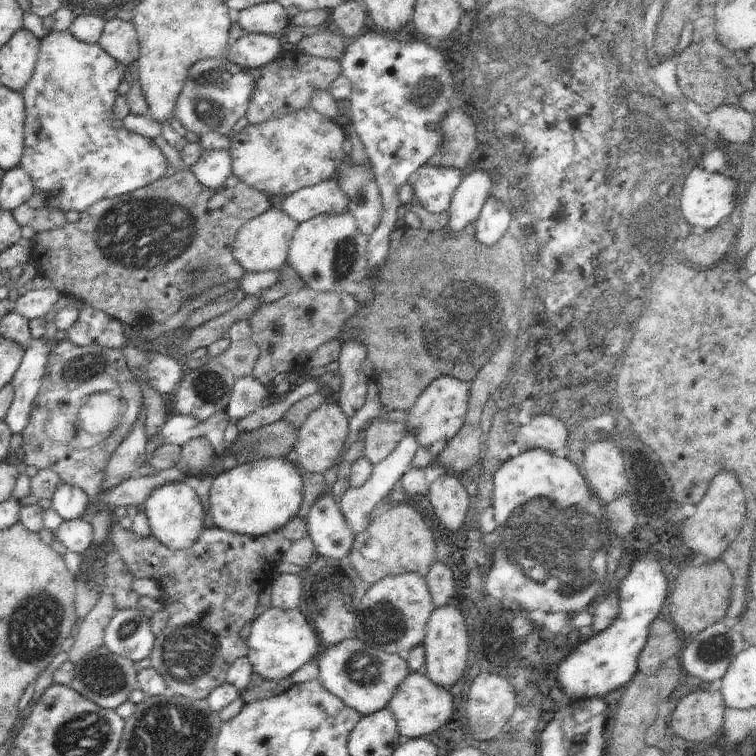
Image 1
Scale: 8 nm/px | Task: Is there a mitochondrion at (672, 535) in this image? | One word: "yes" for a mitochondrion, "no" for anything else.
no

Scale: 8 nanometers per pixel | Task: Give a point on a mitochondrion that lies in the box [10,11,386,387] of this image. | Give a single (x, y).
(146, 233)

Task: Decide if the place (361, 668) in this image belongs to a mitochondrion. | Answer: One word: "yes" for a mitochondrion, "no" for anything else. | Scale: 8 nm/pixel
yes

